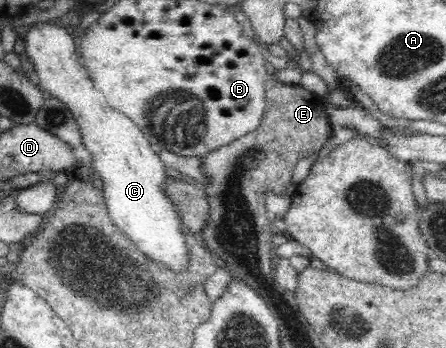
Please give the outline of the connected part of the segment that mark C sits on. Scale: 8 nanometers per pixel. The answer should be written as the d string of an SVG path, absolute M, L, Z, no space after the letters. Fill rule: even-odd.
M48 23L34 24L24 38L26 43L26 55L28 57L28 70L35 81L40 81L40 89L46 95L56 98L66 105L77 120L81 128L82 142L86 150L94 156L94 170L104 180L105 203L107 214L111 222L119 228L139 248L149 260L161 263L162 267L171 268L175 272L181 272L188 266L188 249L184 246L184 234L182 234L182 220L178 217L176 208L172 202L162 194L162 184L168 180L161 158L153 150L150 141L142 134L141 128L123 112L114 110L108 106L103 95L96 90L87 68L82 65L82 59L77 50L76 39L61 26Z

